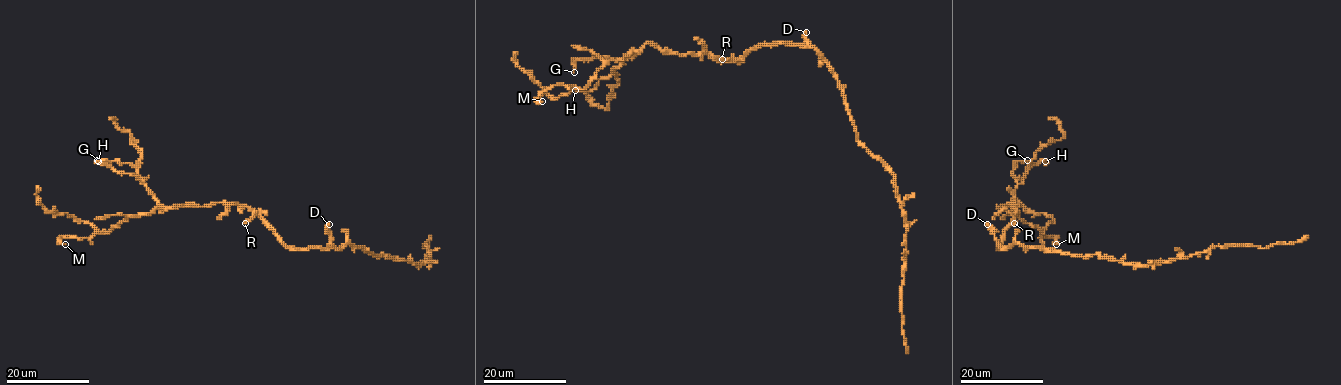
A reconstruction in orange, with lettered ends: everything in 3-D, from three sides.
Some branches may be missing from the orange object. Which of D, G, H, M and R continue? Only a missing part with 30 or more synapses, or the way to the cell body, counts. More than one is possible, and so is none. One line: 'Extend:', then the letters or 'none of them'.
Extend: H

